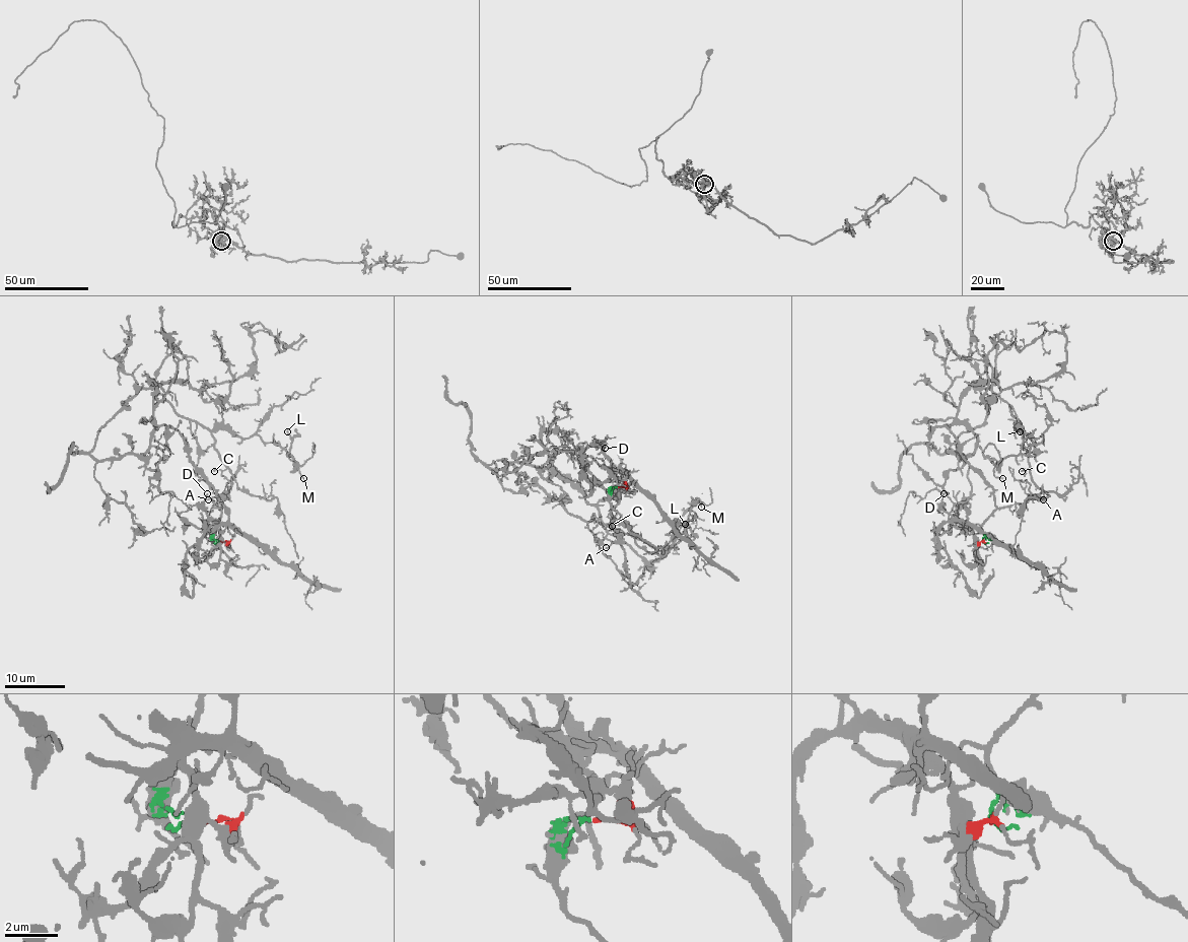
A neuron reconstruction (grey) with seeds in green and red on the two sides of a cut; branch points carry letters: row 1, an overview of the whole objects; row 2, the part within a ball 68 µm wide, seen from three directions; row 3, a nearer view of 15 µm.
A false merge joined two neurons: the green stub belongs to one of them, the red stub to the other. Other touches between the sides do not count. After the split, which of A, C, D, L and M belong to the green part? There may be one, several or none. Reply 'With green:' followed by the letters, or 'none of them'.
With green: A, C, L, M

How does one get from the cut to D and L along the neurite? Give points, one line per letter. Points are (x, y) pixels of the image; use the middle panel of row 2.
D: (617, 486), (625, 484), (604, 455), (601, 446), (605, 447)
L: (617, 486), (619, 499), (573, 453), (548, 480), (488, 465), (504, 487), (536, 484), (651, 546), (685, 524)

